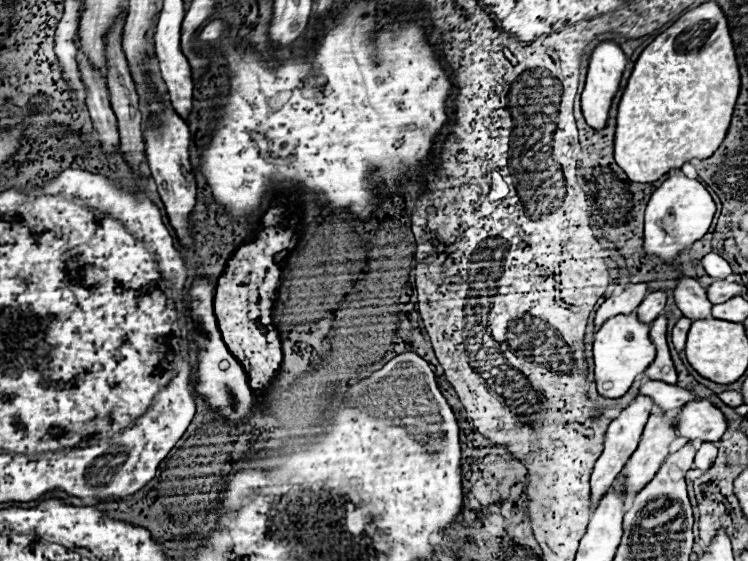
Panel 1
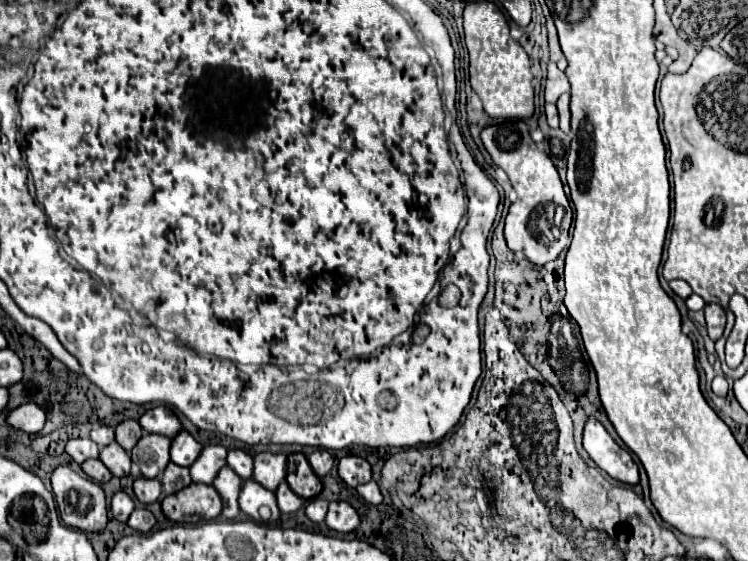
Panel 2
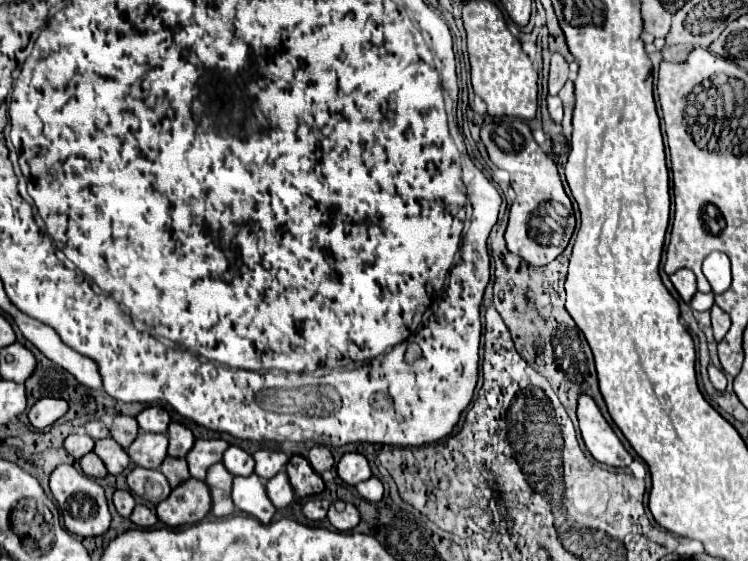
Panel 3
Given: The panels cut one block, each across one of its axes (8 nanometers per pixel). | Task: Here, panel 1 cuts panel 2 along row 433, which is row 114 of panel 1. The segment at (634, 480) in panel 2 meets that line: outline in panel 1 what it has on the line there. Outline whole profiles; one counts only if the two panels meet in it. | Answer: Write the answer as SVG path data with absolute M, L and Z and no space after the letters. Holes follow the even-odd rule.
M604 40L592 48L586 84L582 90L582 112L586 122L602 130L610 112L612 98L620 86L626 54L614 40Z

